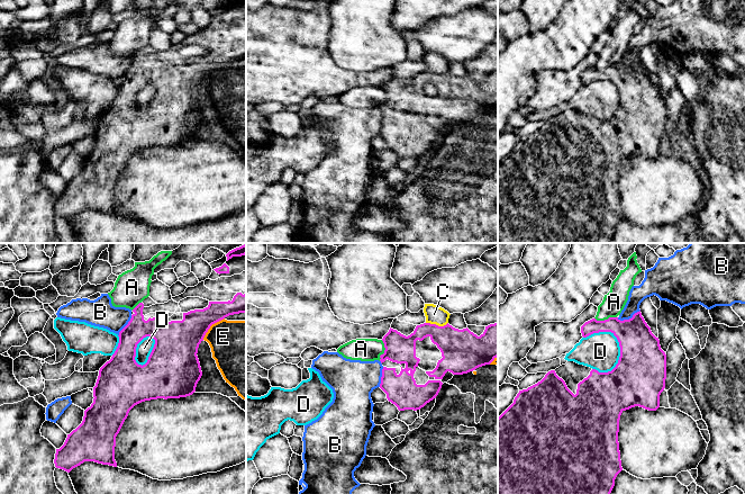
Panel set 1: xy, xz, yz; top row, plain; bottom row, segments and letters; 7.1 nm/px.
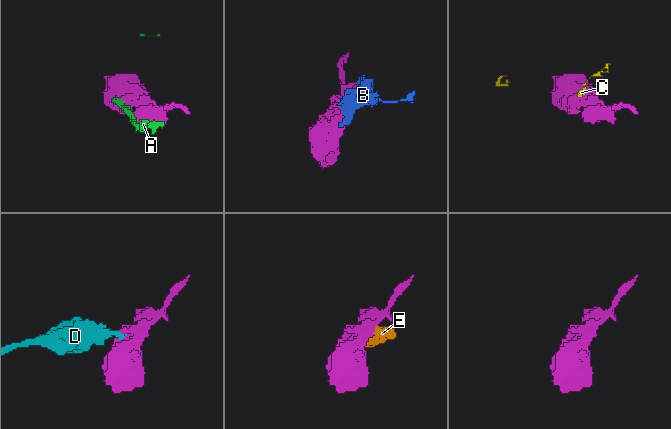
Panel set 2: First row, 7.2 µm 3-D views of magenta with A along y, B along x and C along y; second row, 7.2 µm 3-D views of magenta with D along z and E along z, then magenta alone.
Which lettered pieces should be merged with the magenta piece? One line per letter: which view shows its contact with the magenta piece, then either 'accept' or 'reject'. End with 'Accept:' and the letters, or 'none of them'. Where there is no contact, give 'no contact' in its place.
A: xz | reject
B: yz | reject
C: xz | reject
D: yz | reject
E: xy | reject
Accept: none of them

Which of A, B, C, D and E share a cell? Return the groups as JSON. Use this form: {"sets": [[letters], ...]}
{"sets": [["A"], ["B"], ["C"], ["D"], ["E"]]}

